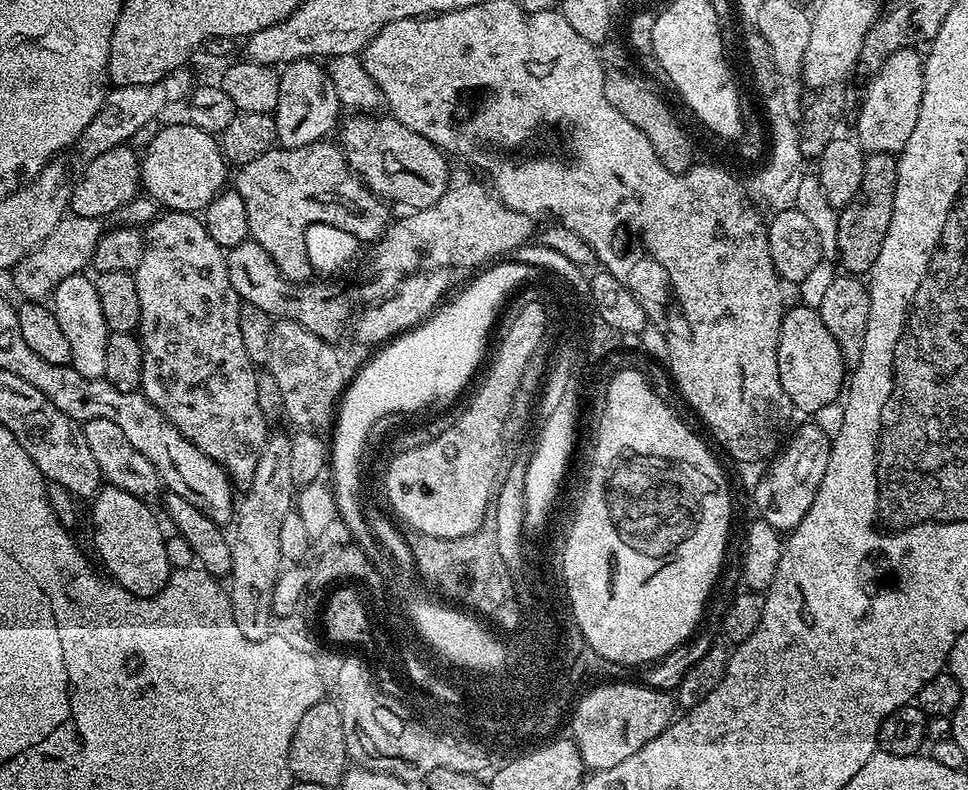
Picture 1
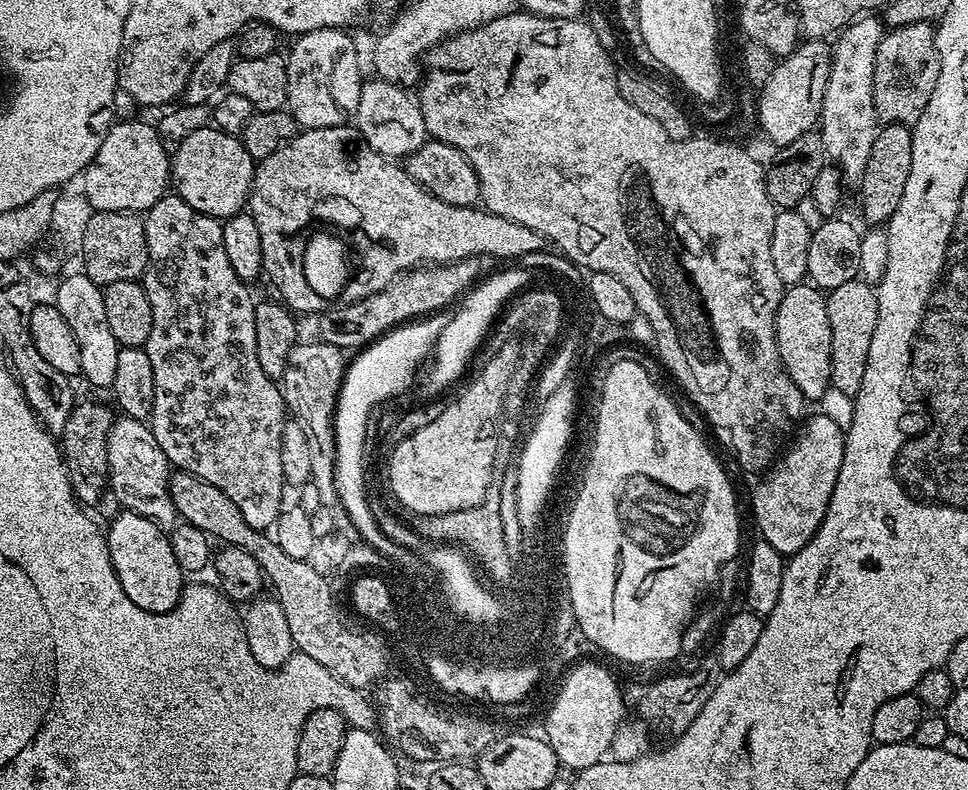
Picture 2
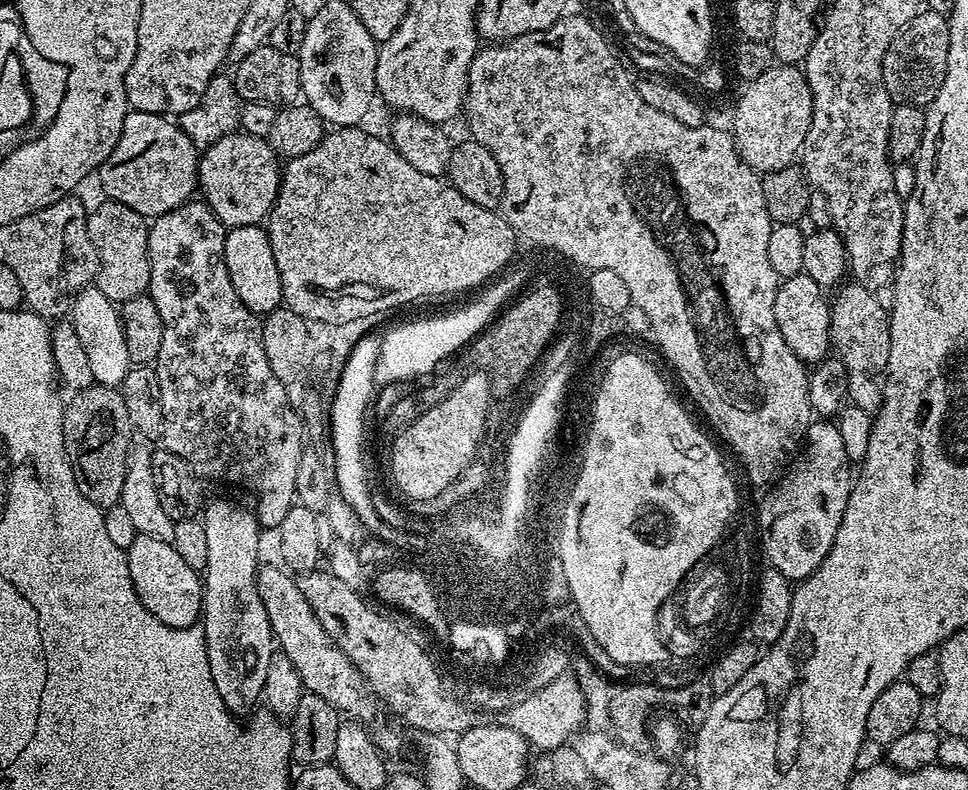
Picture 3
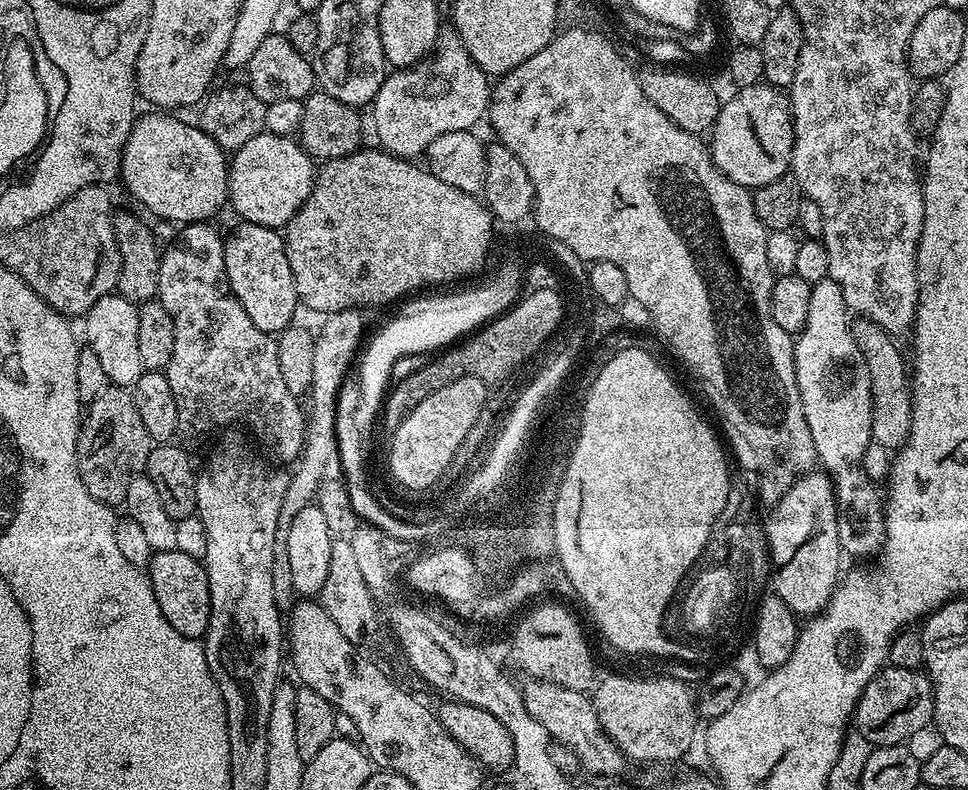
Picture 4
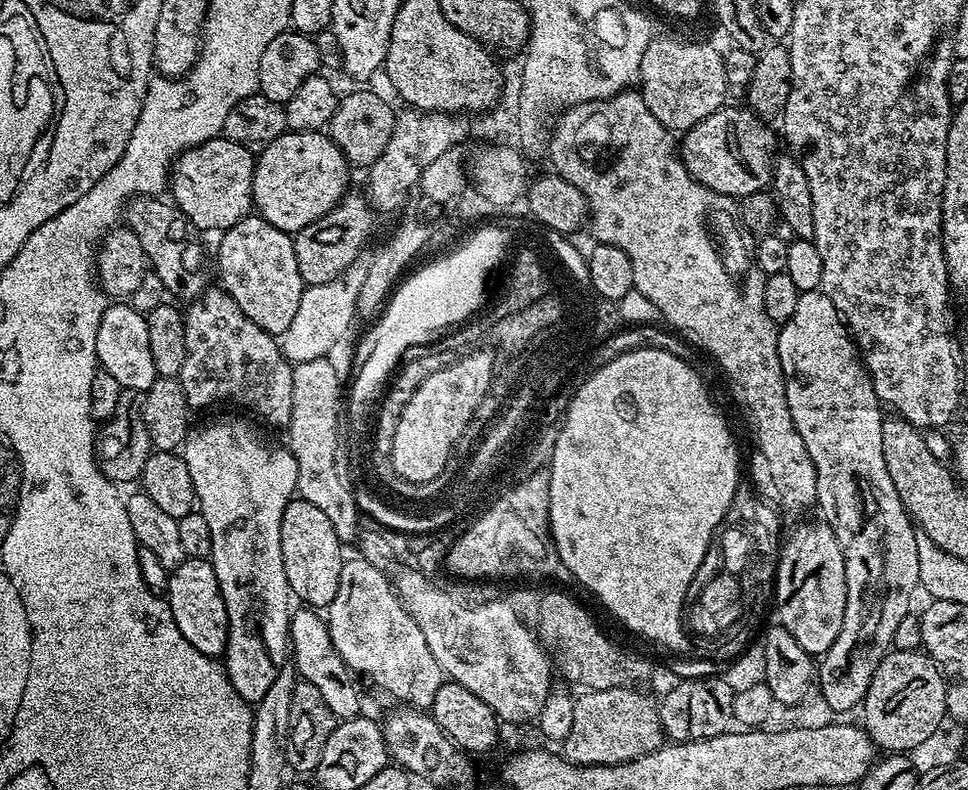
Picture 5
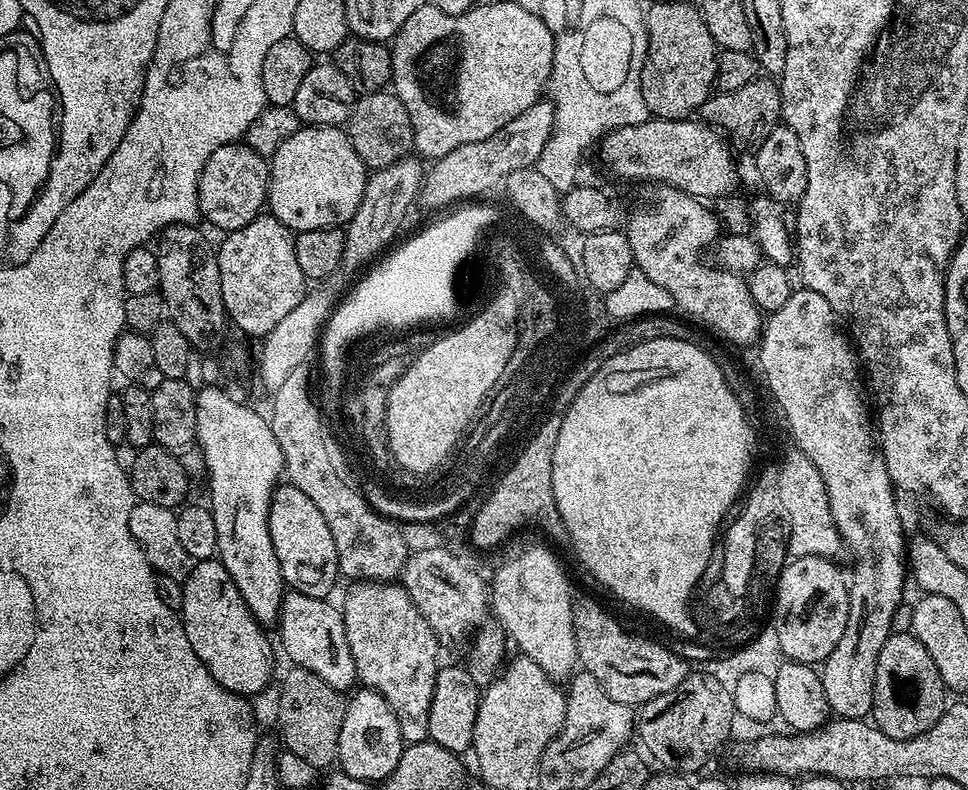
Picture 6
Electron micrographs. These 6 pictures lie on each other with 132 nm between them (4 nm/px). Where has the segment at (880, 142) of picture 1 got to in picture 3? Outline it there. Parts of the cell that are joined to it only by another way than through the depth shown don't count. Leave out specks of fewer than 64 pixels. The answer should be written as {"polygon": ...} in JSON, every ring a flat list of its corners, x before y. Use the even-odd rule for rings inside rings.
{"polygon":[[922,10,890,42,890,50,882,58,882,82,896,104,927,106,938,94,946,78,950,58,950,26,942,12]]}

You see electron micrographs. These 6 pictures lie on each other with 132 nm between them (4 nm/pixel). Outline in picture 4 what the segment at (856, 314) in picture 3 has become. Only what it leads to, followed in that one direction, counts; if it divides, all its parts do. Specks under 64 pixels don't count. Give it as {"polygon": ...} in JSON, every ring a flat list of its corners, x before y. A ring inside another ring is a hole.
{"polygon":[[857,319,854,324,856,344,866,358,872,385,872,439,890,450,899,450,908,443,912,435,912,390,910,376,904,372,904,356,897,341,882,326,872,320]]}

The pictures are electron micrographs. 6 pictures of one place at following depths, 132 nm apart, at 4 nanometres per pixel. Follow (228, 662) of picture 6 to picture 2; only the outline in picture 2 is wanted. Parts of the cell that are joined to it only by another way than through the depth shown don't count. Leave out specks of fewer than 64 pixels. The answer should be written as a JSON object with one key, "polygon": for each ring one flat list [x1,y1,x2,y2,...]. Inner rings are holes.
{"polygon":[[124,510,107,525,106,535,110,562,114,566,114,574,118,574,118,582,122,582,122,590,126,590,126,598,130,598,134,606,142,606,142,610,169,612,178,602,186,583,186,574,178,566,178,558,174,558,169,533,150,522,150,518,142,518,142,514]]}

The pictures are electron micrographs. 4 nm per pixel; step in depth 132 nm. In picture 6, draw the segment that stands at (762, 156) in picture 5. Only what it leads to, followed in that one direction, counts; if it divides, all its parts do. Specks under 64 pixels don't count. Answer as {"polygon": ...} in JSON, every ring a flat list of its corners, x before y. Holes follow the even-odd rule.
{"polygon":[[650,118,638,126,622,126,621,128,615,128,613,132,607,133,607,135,599,141,598,149,599,148,601,162,604,163,605,166,620,180,653,180,653,185,677,188,678,190,682,190,686,194,695,196,705,202,712,202,719,197,729,195,729,193,735,189,732,187,736,184,736,164,732,161,731,150,733,151,733,149,730,147,729,141,725,139,717,129,713,128,712,125,703,123,696,118,685,118,683,120,658,120]]}

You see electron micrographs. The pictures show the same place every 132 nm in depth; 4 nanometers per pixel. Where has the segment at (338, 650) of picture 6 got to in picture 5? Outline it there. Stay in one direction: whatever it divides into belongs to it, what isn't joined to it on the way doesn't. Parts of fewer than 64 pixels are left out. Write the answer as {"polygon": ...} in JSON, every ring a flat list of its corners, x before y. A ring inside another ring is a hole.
{"polygon":[[298,608,298,611,295,609,291,613,289,645,297,675,305,683,314,685,321,691,326,706,330,708,338,720,352,719,361,713,360,694,355,684,346,678,348,676,351,678,352,672,333,645,327,621,317,611,309,608]]}

